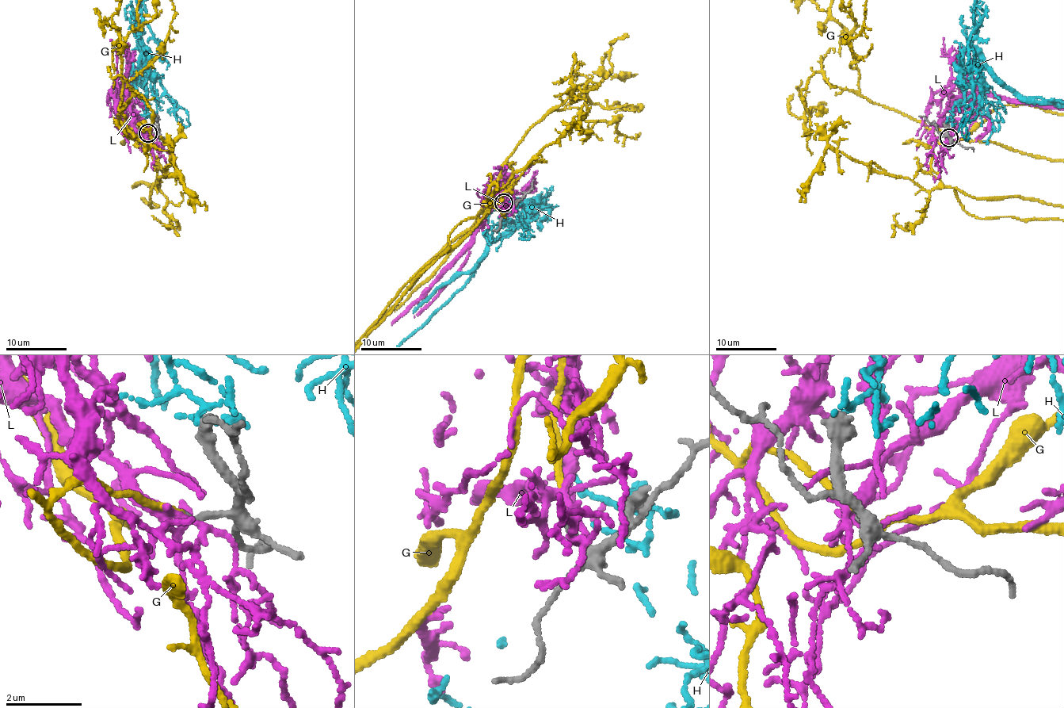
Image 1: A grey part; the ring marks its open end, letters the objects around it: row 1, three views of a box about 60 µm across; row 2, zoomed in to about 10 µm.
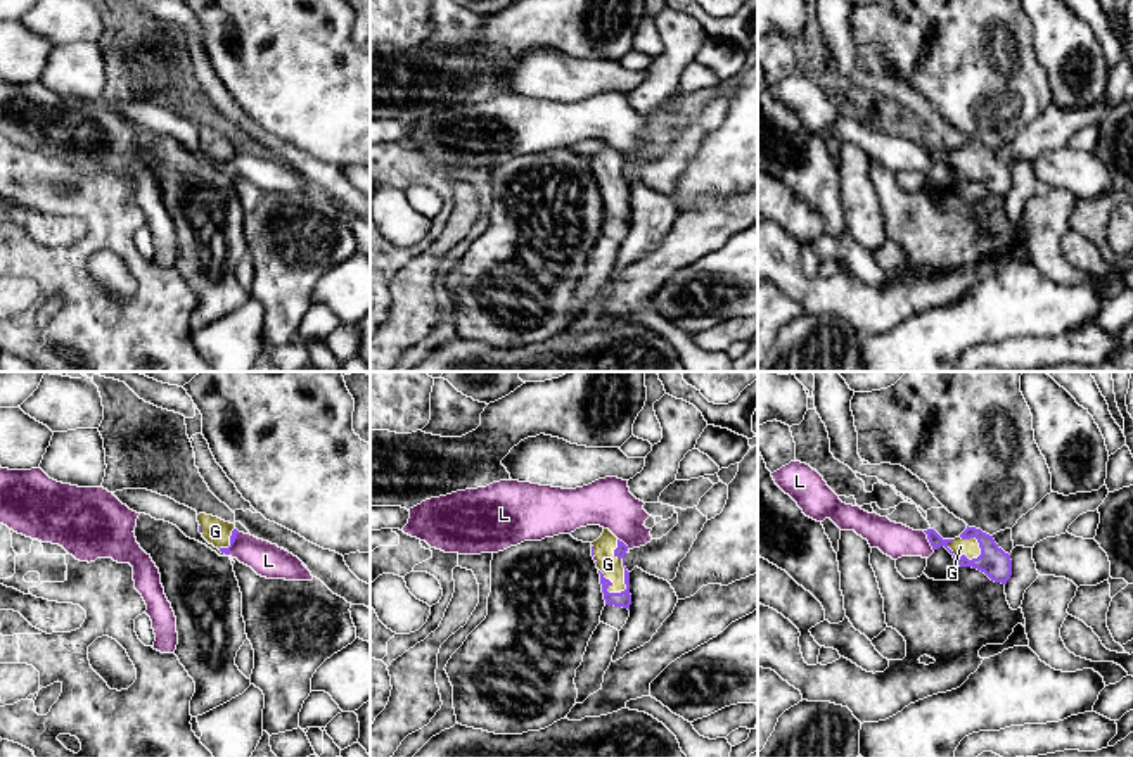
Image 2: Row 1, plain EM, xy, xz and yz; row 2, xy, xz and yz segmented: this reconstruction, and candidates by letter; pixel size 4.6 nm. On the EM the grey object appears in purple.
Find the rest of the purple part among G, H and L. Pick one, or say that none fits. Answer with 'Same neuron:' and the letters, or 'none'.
Same neuron: G

